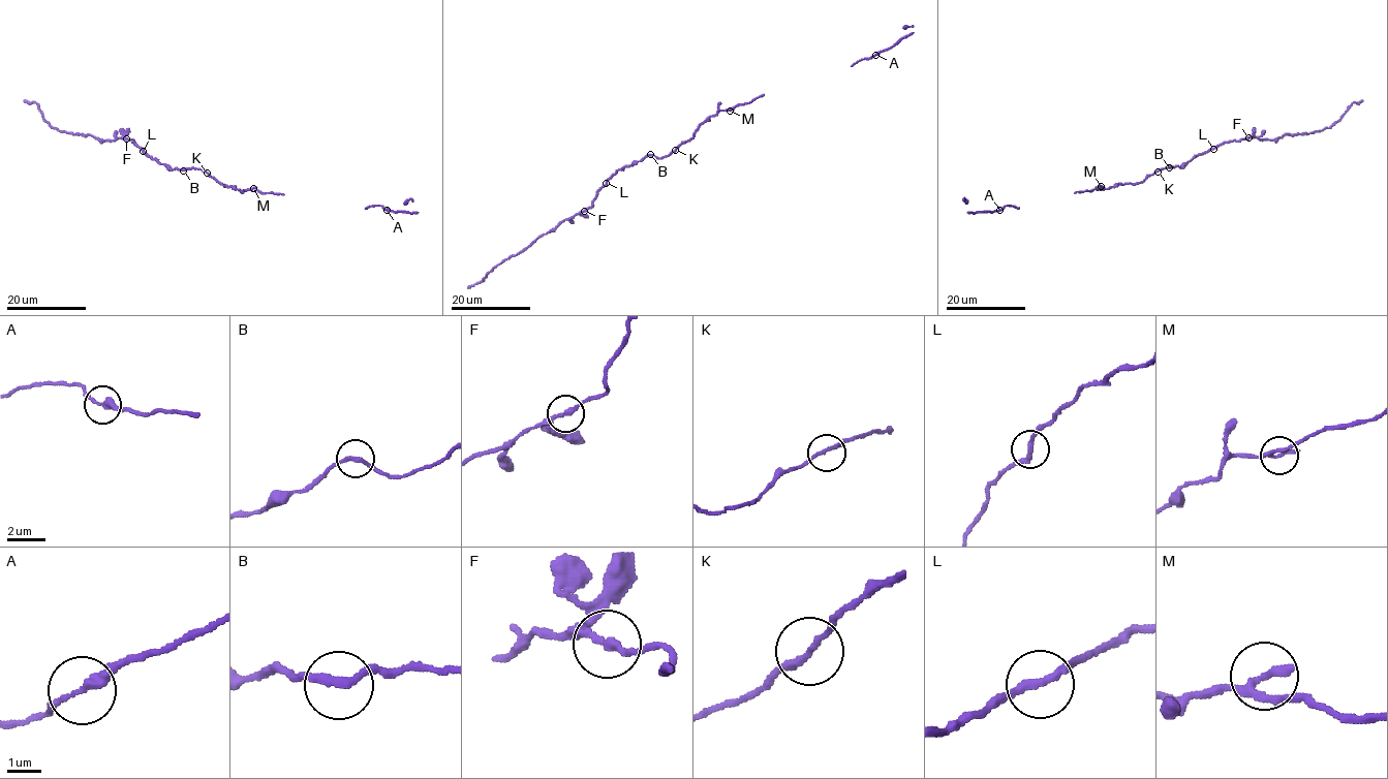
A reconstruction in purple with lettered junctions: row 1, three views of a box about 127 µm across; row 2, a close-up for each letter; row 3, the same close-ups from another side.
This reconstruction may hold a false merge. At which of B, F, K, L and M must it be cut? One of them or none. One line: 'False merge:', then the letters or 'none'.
False merge: none

